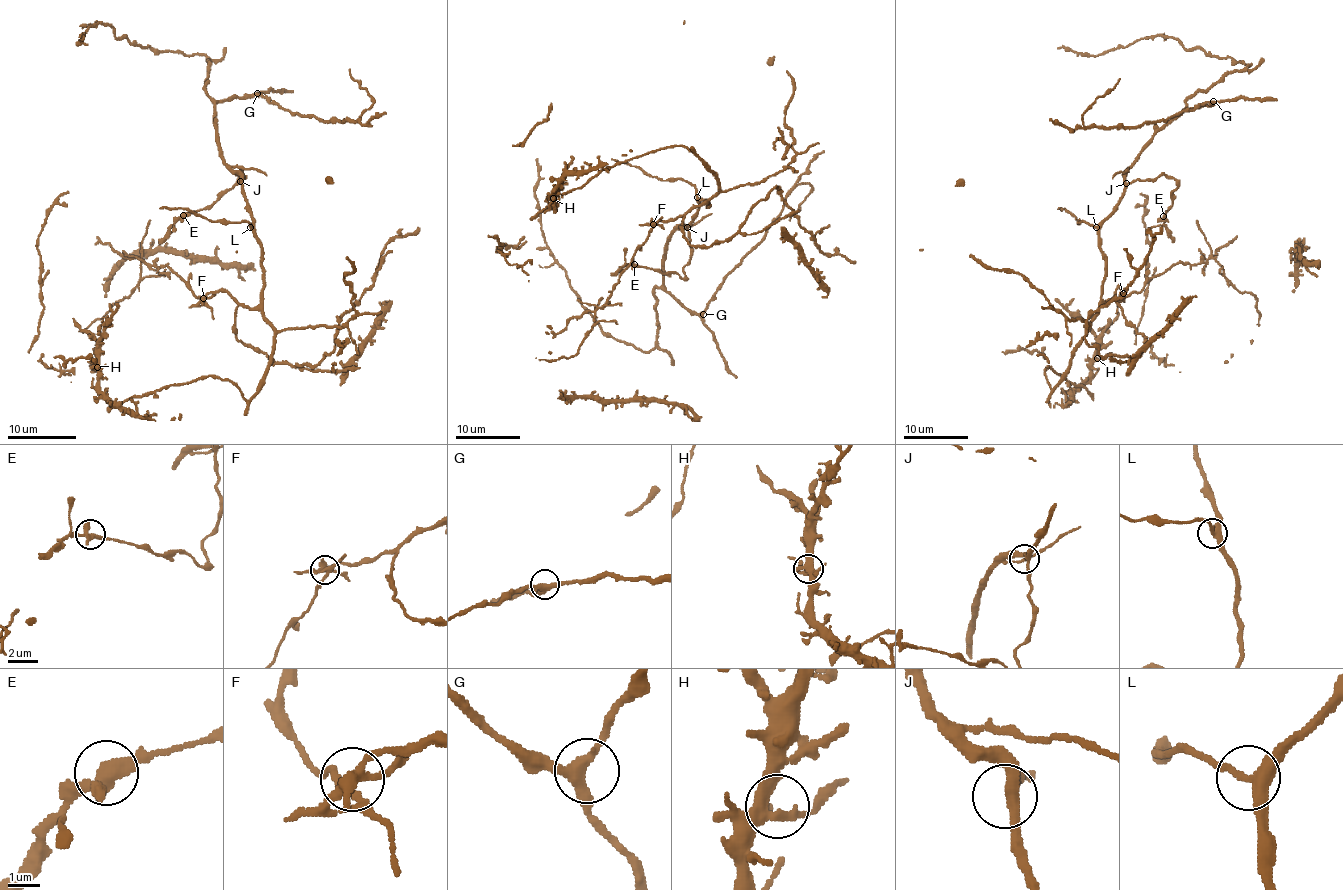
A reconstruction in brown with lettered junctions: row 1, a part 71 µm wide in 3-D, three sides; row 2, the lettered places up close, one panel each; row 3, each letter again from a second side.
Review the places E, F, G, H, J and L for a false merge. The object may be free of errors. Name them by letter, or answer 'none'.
F

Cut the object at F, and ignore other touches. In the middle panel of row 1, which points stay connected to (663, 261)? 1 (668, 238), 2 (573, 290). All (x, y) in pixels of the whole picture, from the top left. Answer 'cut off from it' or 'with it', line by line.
1: with it
2: with it

